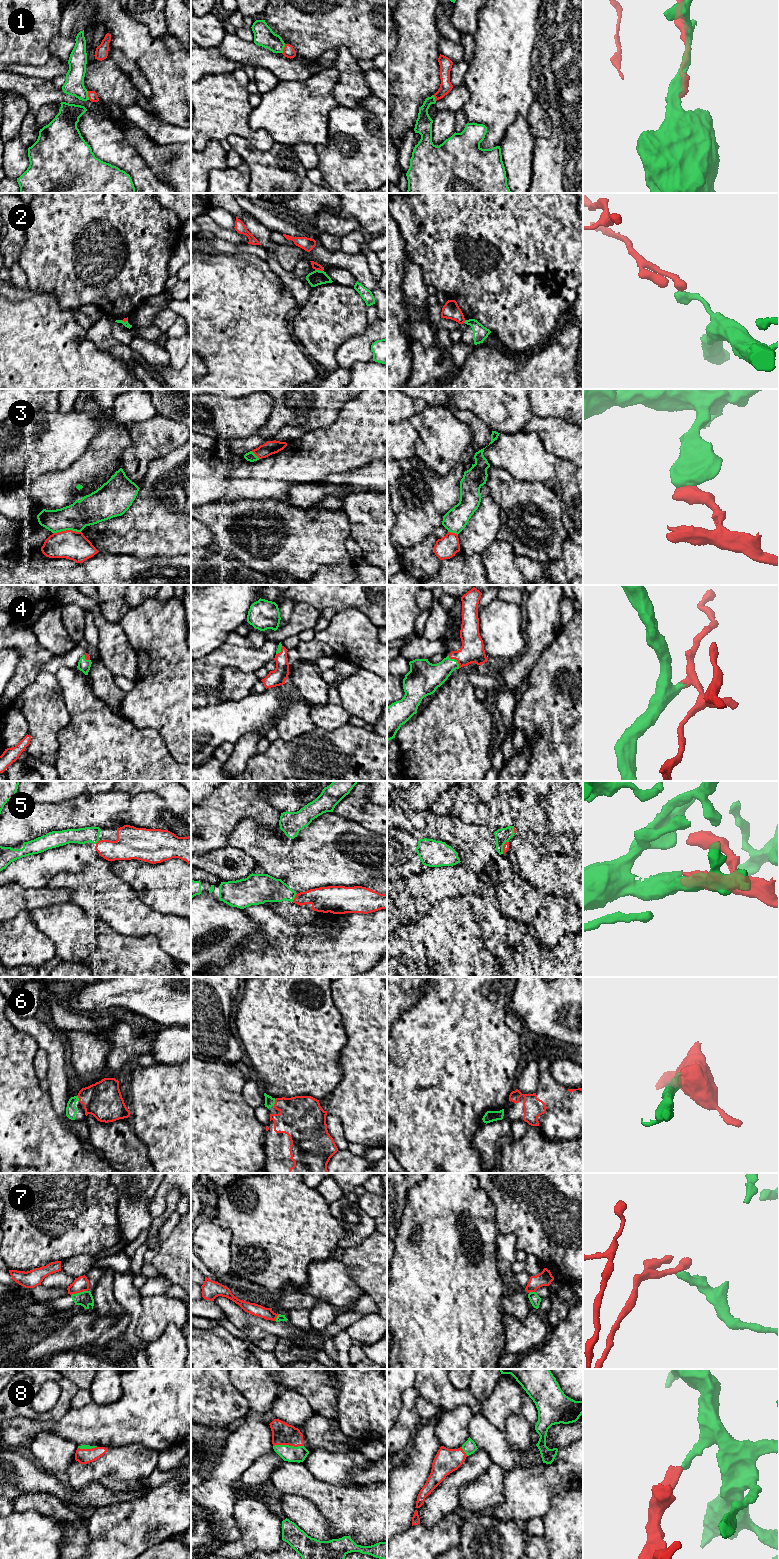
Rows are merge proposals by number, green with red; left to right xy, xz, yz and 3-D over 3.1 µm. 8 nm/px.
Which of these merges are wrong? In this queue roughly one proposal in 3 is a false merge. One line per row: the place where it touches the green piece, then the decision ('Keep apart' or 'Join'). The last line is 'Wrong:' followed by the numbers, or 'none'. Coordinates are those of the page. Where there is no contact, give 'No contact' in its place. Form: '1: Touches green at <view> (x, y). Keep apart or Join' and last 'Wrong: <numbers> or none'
1: Touches green at xz (283, 48). Keep apart
2: Touches green at xz (318, 270). Keep apart
3: Touches green at xy (66, 529). Keep apart
4: Touches green at yz (456, 660). Join
5: Touches green at xz (294, 897). Join
6: Touches green at xz (274, 1102). Join
7: Touches green at xy (80, 1292). Keep apart
8: Touches green at xz (288, 1445). Join
Wrong: 1, 2, 3, 7

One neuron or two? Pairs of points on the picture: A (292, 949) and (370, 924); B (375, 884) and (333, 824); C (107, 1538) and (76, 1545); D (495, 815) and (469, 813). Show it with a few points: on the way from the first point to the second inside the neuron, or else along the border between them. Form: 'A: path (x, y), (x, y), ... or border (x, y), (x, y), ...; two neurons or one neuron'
A: path (311, 949), (340, 949), (351, 943); one neuron
B: border (376, 878), (370, 878), (360, 885); two neurons
C: border (86, 1521), (90, 1538), (89, 1548); two neurons
D: path (489, 814), (475, 813); one neuron

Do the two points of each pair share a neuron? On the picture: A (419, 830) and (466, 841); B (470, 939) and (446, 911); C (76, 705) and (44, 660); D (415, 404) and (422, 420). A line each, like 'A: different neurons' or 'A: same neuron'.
A: same neuron
B: same neuron
C: different neurons
D: different neurons

